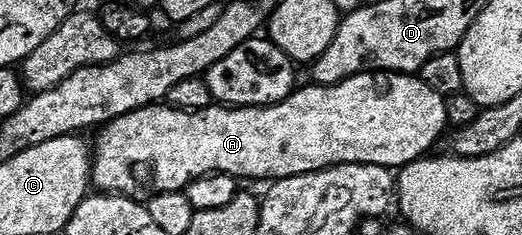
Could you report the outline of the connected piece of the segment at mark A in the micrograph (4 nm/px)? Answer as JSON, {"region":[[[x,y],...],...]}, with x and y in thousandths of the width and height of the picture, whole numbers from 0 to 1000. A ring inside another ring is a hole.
{"region":[[[701,306],[682,315],[678,332],[667,332],[648,349],[642,366],[611,366],[605,357],[579,362],[563,379],[561,404],[542,426],[533,451],[427,451],[404,443],[395,468],[339,468],[322,443],[295,443],[278,451],[249,485],[238,485],[205,519],[192,540],[193,574],[186,587],[186,621],[176,626],[174,668],[178,677],[176,787],[188,813],[205,826],[232,826],[239,843],[257,851],[284,851],[297,826],[335,826],[352,813],[354,796],[374,757],[393,757],[400,740],[441,740],[444,757],[467,766],[467,757],[515,757],[536,766],[542,757],[563,757],[582,740],[607,740],[613,723],[634,723],[640,706],[743,706],[766,715],[785,706],[789,689],[805,689],[808,672],[824,651],[822,638],[845,587],[845,566],[856,553],[860,472],[854,421],[837,400],[828,374],[807,345],[805,328],[780,315],[757,315],[751,306]]]}

